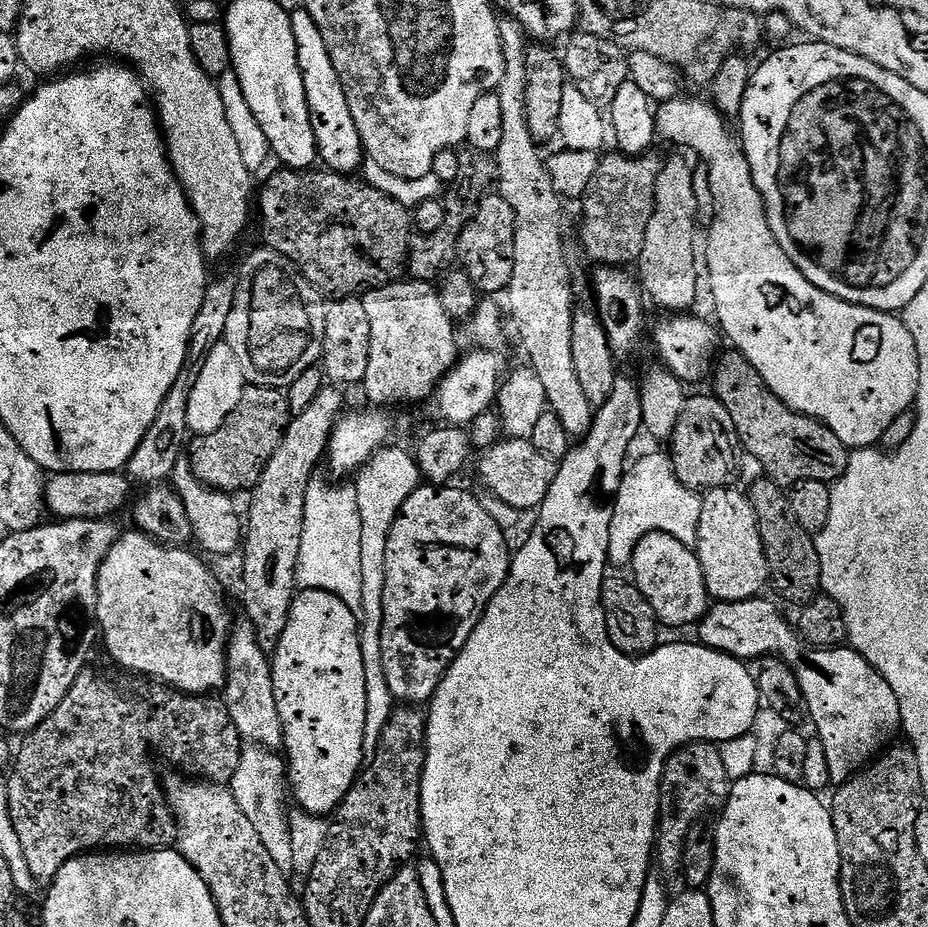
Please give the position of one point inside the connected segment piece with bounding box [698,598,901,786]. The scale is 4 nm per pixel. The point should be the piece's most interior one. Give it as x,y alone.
855,713

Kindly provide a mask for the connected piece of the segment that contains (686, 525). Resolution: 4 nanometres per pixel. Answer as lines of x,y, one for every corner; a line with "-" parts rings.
652,452
632,466
625,471
620,489
614,497
608,543
609,561
613,565
631,565
636,543
651,532
665,532
678,538
678,542
695,545
702,500
697,493
678,482
671,459
665,453
663,456
660,452

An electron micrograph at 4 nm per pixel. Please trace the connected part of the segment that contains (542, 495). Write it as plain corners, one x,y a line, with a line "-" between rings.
501,439
491,448
483,449
481,456
484,457
480,460
480,480
491,495
506,502
506,506
514,506
521,514
528,514
531,508
532,511
539,509
550,490
552,479
556,477
556,468
531,445
529,439

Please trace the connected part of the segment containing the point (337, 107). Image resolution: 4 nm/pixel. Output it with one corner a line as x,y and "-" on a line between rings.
306,10
291,13
294,42
296,43
296,57
304,83
306,106
310,114
310,122
316,139
316,151
319,159
324,160
325,169
341,174
352,174
361,167
366,153
360,143
358,128
354,126
354,116
350,114
350,106
346,106
346,94
342,90
342,82
338,82
338,72
330,62
330,54
316,23

